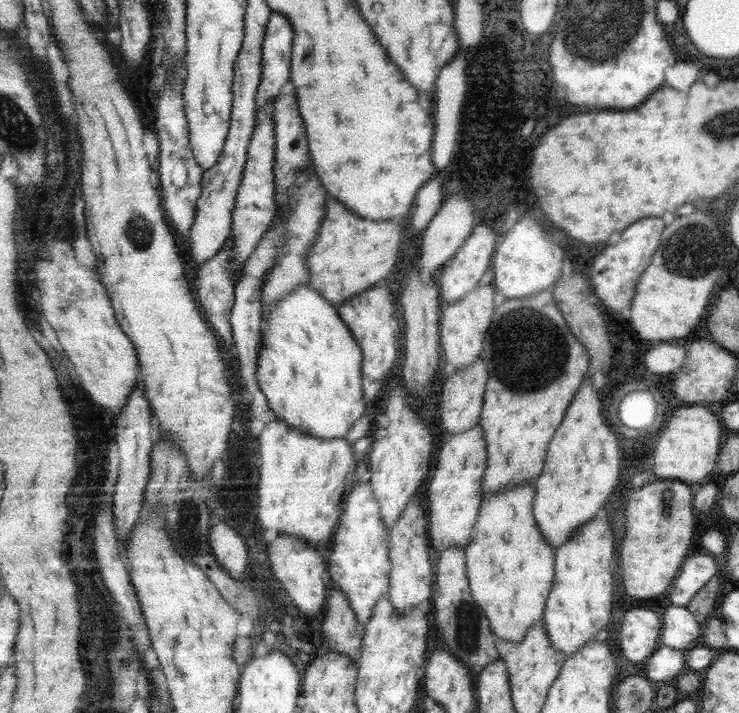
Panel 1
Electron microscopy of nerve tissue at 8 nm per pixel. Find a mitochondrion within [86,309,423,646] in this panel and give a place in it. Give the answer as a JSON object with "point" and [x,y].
{"point":[189,514]}

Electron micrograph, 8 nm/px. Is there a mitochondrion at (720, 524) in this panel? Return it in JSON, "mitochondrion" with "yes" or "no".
{"mitochondrion":"no"}

